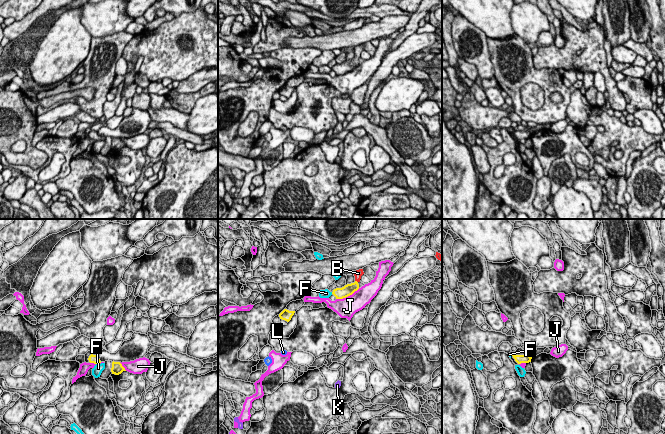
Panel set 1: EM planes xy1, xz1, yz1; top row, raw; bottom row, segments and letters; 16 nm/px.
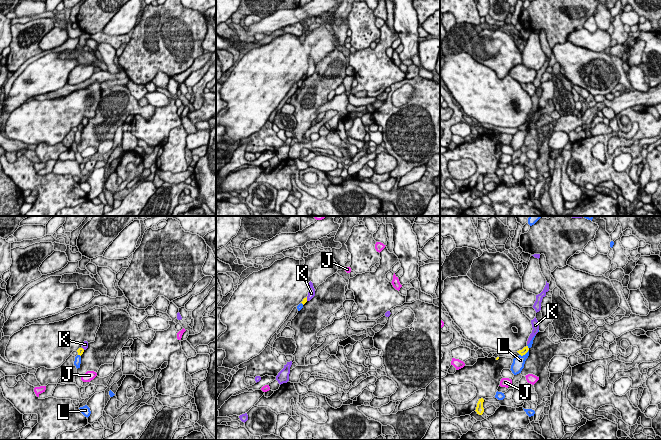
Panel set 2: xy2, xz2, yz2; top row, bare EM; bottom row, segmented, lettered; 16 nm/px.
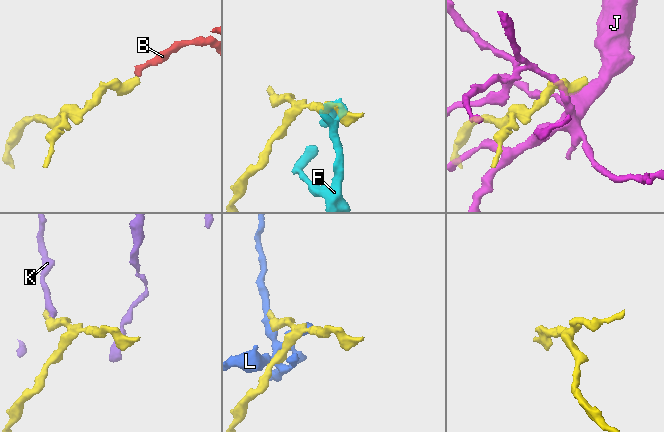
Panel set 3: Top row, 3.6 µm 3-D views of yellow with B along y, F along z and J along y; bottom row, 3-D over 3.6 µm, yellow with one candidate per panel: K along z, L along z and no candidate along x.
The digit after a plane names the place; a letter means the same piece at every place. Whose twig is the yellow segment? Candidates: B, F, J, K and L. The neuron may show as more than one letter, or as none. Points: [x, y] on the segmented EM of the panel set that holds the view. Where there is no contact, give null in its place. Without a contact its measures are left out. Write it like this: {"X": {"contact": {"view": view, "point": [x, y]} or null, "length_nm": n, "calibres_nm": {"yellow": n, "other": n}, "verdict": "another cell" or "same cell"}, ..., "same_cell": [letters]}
{"B": {"contact": {"view": "xz1", "point": [356, 281]}, "length_nm": 60, "calibres_nm": {"yellow": 180, "other": 130}, "verdict": "same cell"}, "F": {"contact": {"view": "xy1", "point": [98, 363]}, "length_nm": 70, "calibres_nm": {"yellow": 130, "other": 160}, "verdict": "another cell"}, "J": {"contact": {"view": "xz1", "point": [347, 296]}, "length_nm": 420, "calibres_nm": {"yellow": 190, "other": 320}, "verdict": "another cell"}, "K": {"contact": {"view": "xz2", "point": [306, 299]}, "length_nm": 70, "calibres_nm": {"yellow": 70, "other": 120}, "verdict": "another cell"}, "L": {"contact": {"view": "yz2", "point": [524, 354]}, "length_nm": 160, "calibres_nm": {"yellow": 100, "other": 190}, "verdict": "another cell"}, "same_cell": ["B"]}

